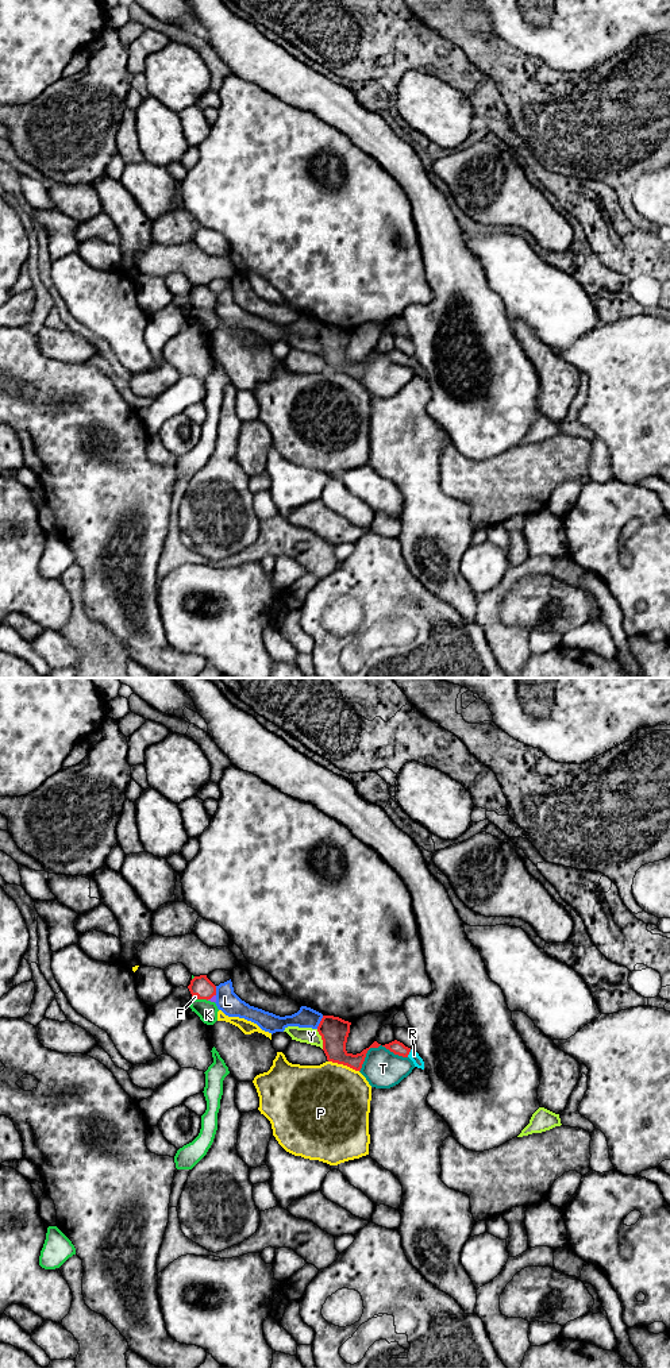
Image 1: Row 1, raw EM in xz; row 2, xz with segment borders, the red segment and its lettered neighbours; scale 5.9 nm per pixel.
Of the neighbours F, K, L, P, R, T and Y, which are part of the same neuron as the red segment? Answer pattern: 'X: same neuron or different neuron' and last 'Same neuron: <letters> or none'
F: same neuron
K: different neuron
L: different neuron
P: different neuron
R: same neuron
T: different neuron
Y: different neuron
Same neuron: F, R

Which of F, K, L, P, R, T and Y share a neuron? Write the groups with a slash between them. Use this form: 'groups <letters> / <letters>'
groups F R / K / L / P / T / Y

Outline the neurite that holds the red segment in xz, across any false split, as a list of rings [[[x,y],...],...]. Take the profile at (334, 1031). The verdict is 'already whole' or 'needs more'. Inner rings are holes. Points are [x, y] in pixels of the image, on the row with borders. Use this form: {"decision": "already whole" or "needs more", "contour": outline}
{"decision": "already whole", "contour": [[[323,1016],[317,1032],[323,1040],[323,1051],[328,1061],[347,1066],[361,1071],[366,1053],[370,1048],[378,1048],[381,1044],[374,1041],[361,1053],[353,1055],[346,1051],[346,1043],[350,1033],[351,1022],[334,1016]]]}

